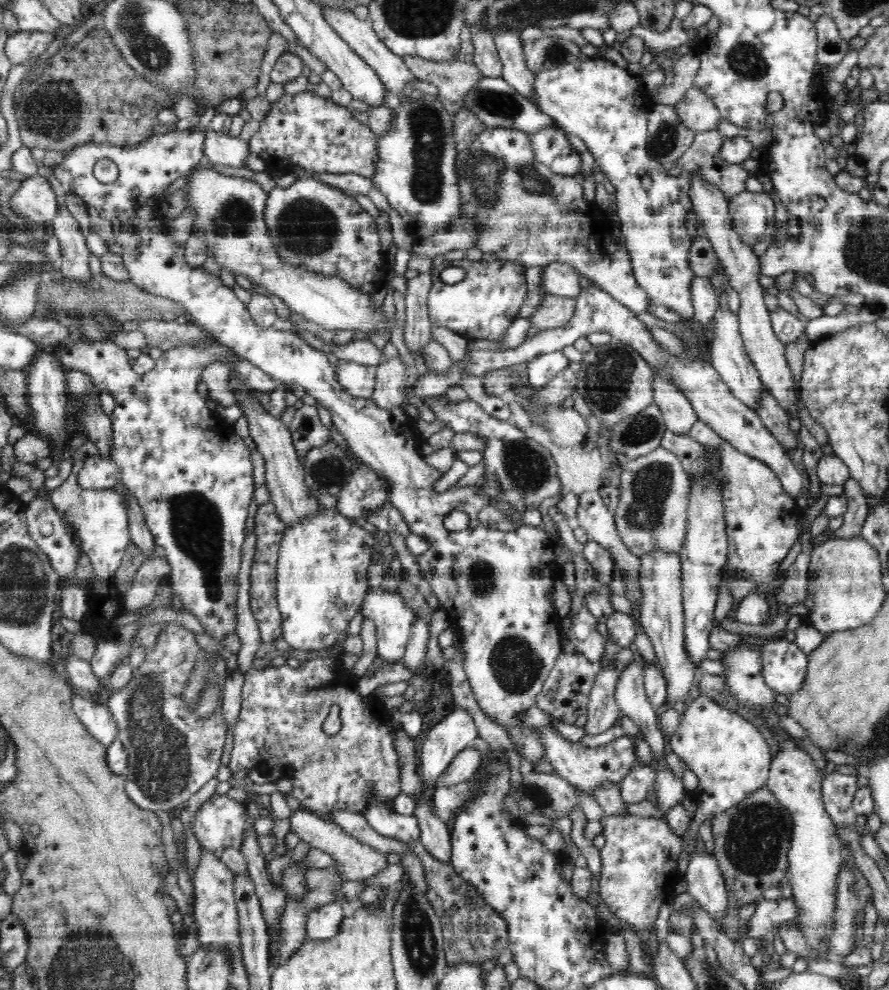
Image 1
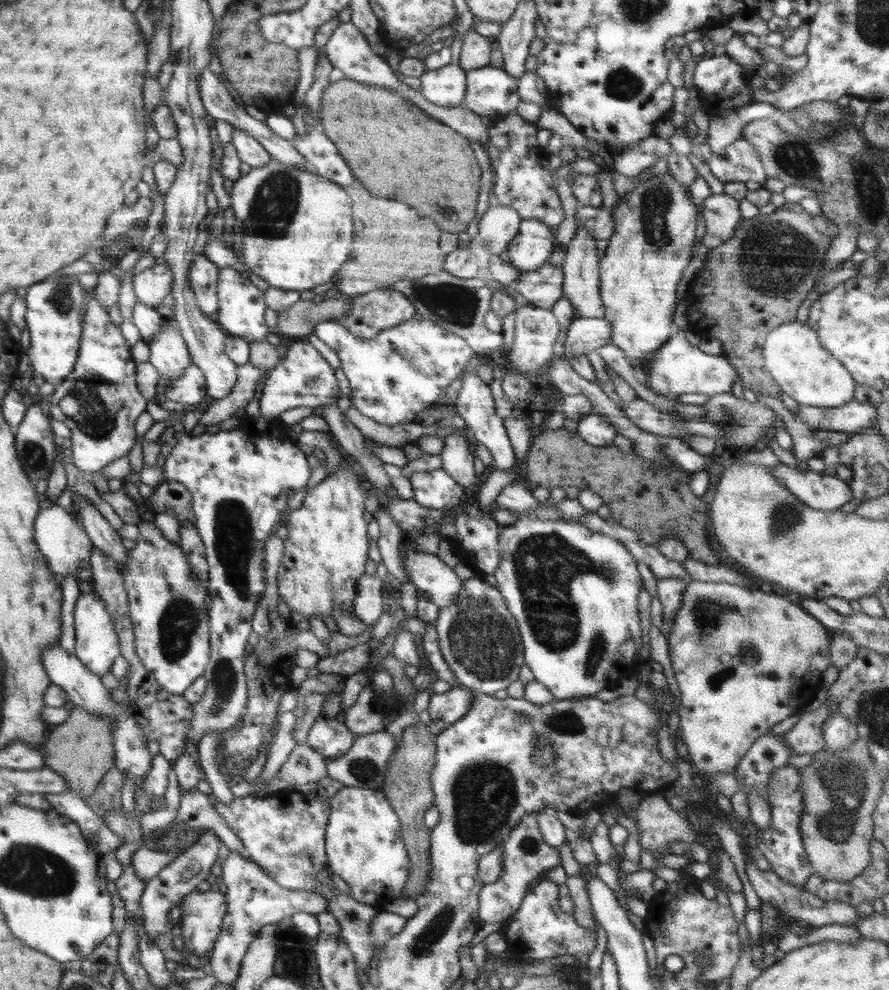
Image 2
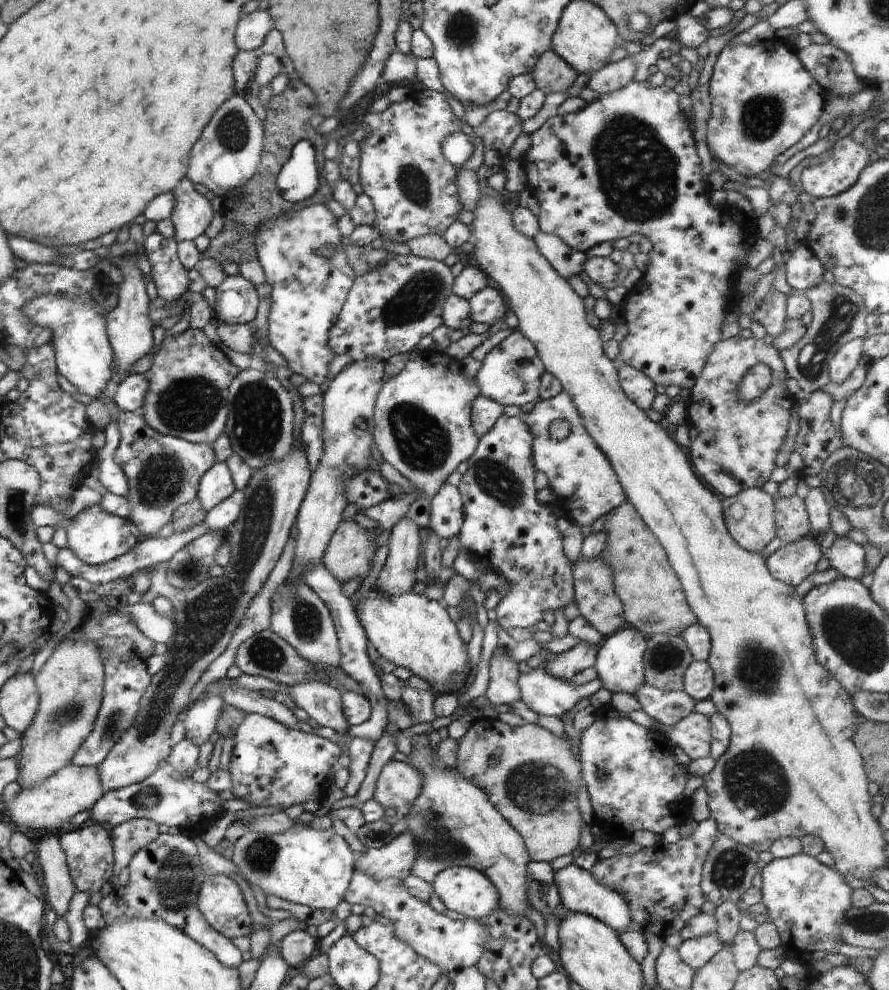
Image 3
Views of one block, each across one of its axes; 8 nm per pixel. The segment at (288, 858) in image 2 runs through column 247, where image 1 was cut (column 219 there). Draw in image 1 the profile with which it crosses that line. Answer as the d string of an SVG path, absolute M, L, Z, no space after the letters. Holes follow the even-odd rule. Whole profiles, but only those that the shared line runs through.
M212 795L197 810L196 820L194 822L194 834L200 848L212 851L214 855L220 856L224 849L240 850L245 832L250 828L255 828L253 814L246 811L243 802L232 799L227 795Z

